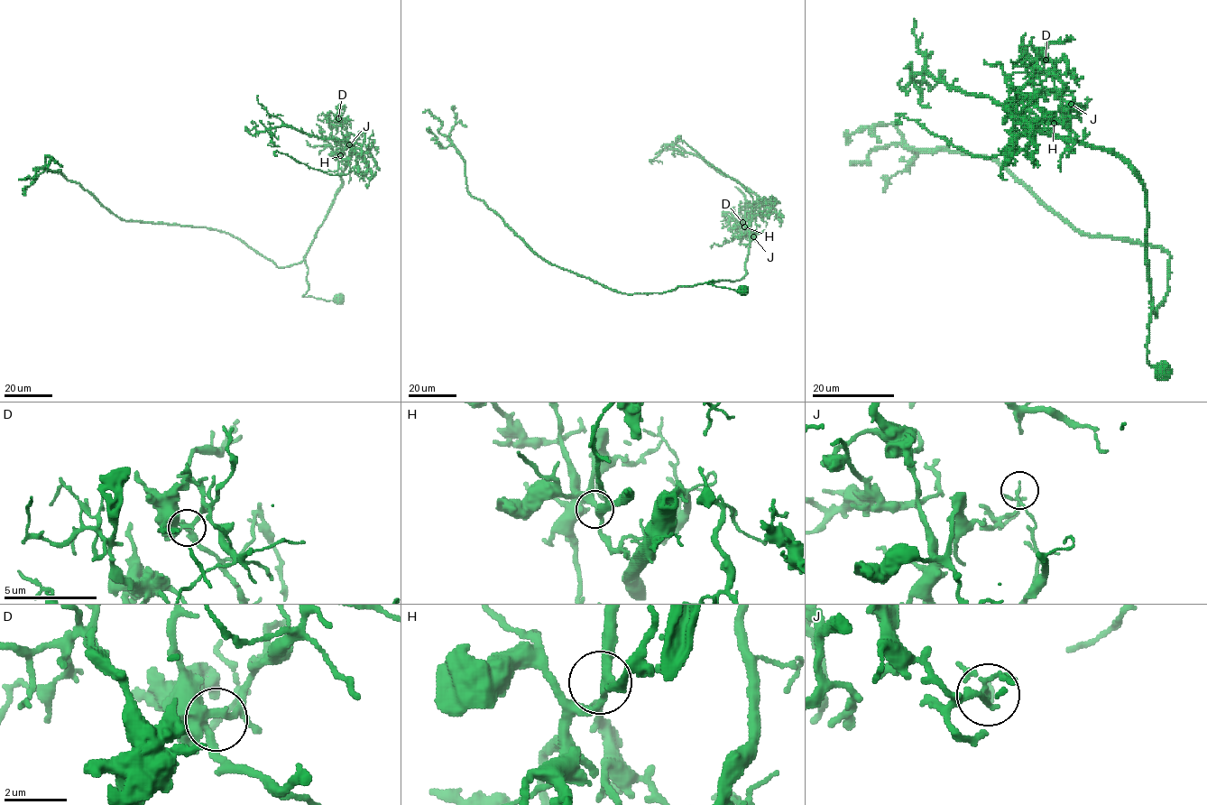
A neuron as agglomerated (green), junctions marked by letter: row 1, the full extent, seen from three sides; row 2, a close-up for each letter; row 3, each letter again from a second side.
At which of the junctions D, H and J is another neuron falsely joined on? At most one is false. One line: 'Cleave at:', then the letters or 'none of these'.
Cleave at: J

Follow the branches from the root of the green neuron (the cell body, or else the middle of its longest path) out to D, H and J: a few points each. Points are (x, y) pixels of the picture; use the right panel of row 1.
D: (1163, 373), (1147, 362), (1141, 178), (1105, 150), (1060, 139), (1053, 124), (1009, 114), (1008, 79), (1045, 60)
H: (1163, 373), (1147, 362), (1153, 298), (1146, 186), (1116, 155), (1060, 139), (1053, 132), (1054, 123)
J: (1163, 373), (1147, 362), (1153, 298), (1146, 186), (1119, 157), (1077, 140), (1069, 127), (1071, 104)

